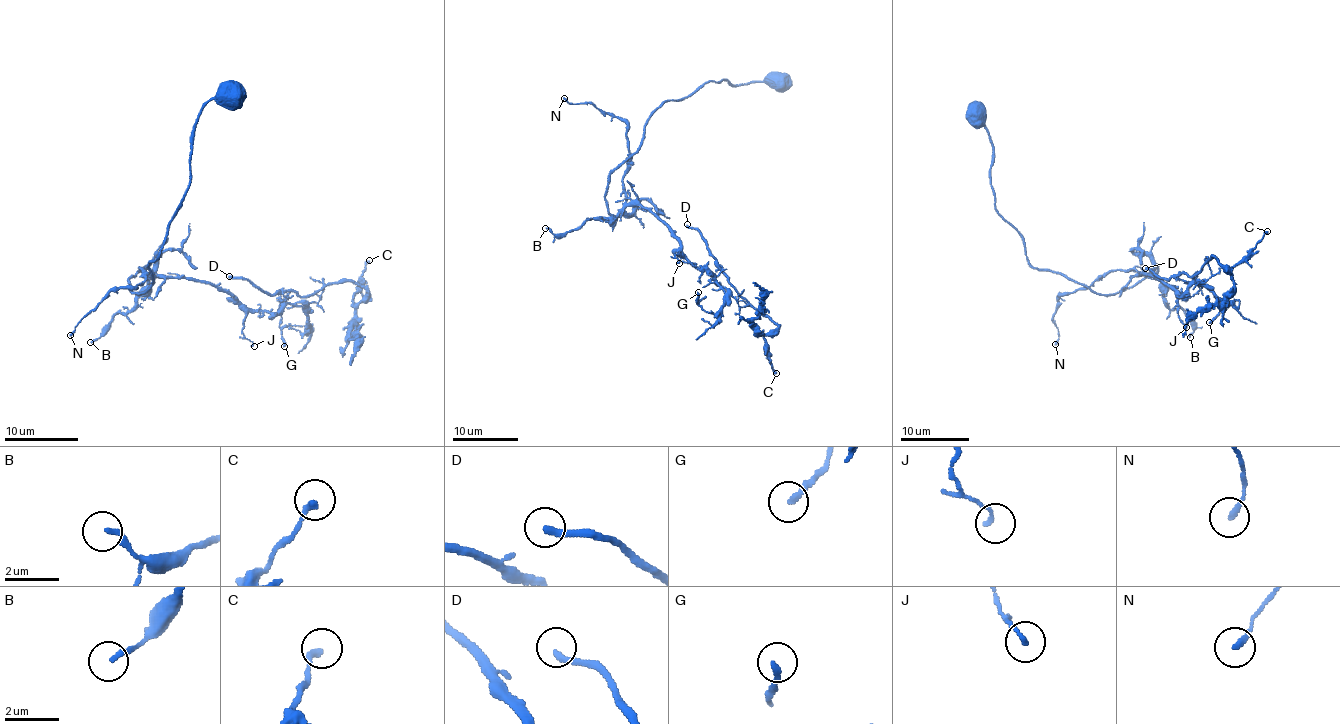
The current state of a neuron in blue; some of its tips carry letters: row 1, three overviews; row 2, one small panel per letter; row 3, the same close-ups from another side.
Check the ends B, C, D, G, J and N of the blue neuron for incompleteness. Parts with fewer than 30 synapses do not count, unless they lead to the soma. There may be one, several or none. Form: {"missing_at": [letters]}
{"missing_at": []}

